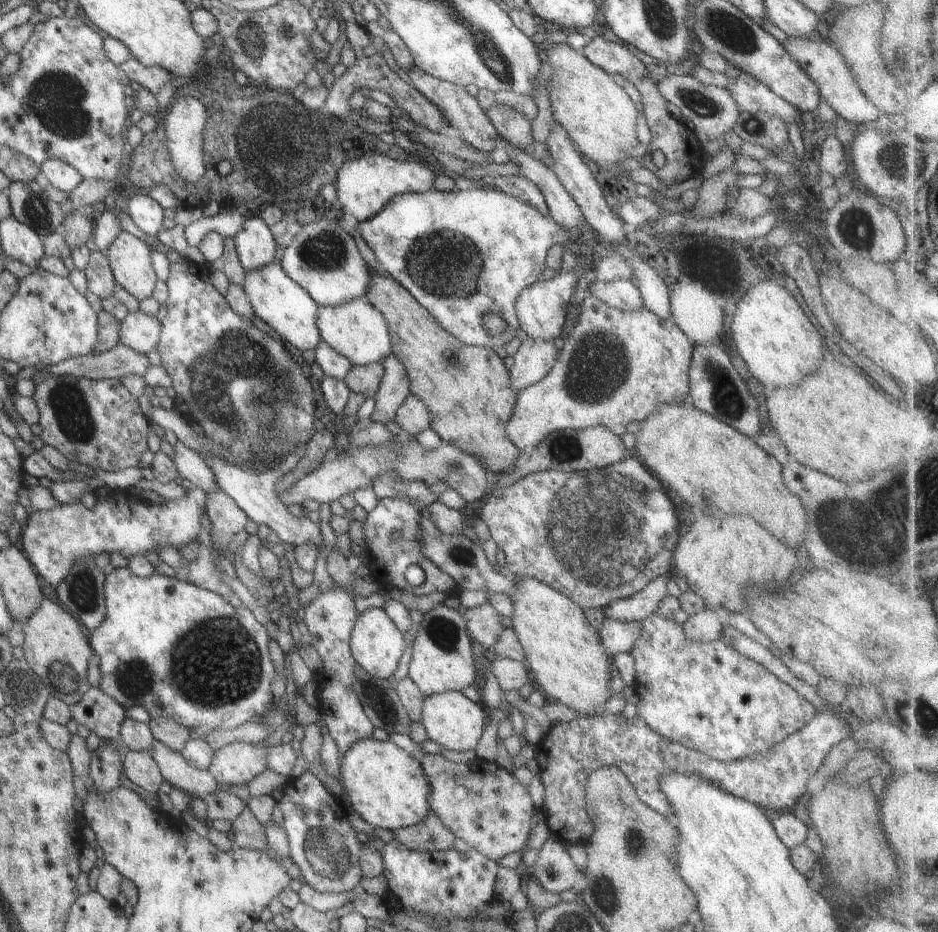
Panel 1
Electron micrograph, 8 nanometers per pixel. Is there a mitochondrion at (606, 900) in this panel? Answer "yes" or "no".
yes

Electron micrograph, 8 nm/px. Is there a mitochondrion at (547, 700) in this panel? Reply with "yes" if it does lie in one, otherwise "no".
no

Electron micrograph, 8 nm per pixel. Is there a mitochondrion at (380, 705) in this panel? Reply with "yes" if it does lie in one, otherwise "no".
yes

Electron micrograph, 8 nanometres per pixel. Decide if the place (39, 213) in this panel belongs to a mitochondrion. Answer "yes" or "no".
yes

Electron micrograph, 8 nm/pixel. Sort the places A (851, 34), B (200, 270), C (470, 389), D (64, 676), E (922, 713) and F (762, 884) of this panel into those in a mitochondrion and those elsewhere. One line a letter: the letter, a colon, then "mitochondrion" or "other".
A: mitochondrion
B: other
C: other
D: mitochondrion
E: mitochondrion
F: other

